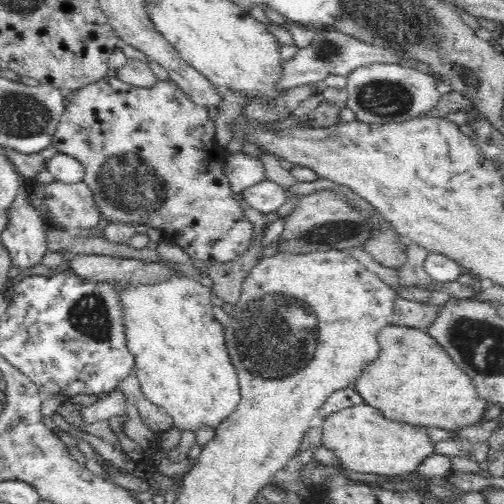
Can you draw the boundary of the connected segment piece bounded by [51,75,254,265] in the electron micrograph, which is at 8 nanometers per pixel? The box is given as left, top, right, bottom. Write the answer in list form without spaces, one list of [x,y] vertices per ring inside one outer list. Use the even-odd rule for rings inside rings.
[[[106,75],[102,80],[86,84],[78,90],[70,91],[64,97],[66,110],[62,113],[51,144],[59,153],[75,158],[85,166],[85,179],[83,181],[90,187],[102,219],[108,222],[128,222],[134,225],[145,224],[152,228],[160,228],[164,233],[164,239],[180,246],[191,256],[191,259],[208,262],[210,265],[237,260],[248,250],[253,242],[254,227],[252,227],[250,219],[246,219],[244,209],[242,209],[237,196],[234,195],[226,173],[222,170],[221,166],[225,161],[226,150],[220,150],[214,144],[215,121],[210,118],[208,108],[194,103],[172,79],[158,79],[153,87],[140,88],[122,82],[117,76]]]

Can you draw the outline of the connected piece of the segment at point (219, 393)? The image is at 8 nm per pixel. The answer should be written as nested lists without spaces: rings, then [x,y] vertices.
[[[172,277],[171,280],[163,281],[161,284],[136,284],[120,282],[120,301],[124,312],[124,327],[126,327],[126,344],[130,349],[130,352],[134,355],[135,365],[134,373],[140,381],[140,387],[145,397],[153,404],[156,404],[166,414],[172,416],[174,423],[174,435],[175,430],[200,430],[204,426],[210,426],[210,428],[216,429],[218,424],[222,424],[222,420],[226,420],[226,417],[230,416],[235,410],[236,406],[240,404],[240,386],[237,376],[236,368],[230,361],[230,355],[228,355],[228,349],[226,349],[226,337],[225,327],[214,318],[213,306],[211,304],[211,289],[202,286],[197,279],[190,279],[187,277]]]

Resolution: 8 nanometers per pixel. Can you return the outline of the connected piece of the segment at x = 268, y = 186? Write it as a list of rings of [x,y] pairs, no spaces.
[[[268,179],[249,186],[242,195],[247,204],[254,210],[263,212],[264,215],[276,212],[288,199],[285,190],[276,182]]]

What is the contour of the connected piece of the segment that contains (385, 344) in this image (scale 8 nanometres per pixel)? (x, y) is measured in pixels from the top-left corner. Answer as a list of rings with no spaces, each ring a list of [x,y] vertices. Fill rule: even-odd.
[[[386,325],[377,334],[380,345],[378,356],[366,364],[362,374],[356,378],[356,392],[360,393],[364,403],[377,408],[388,420],[395,420],[418,427],[442,428],[458,431],[472,426],[483,419],[487,402],[477,391],[470,376],[454,364],[450,355],[426,331],[407,326]]]

